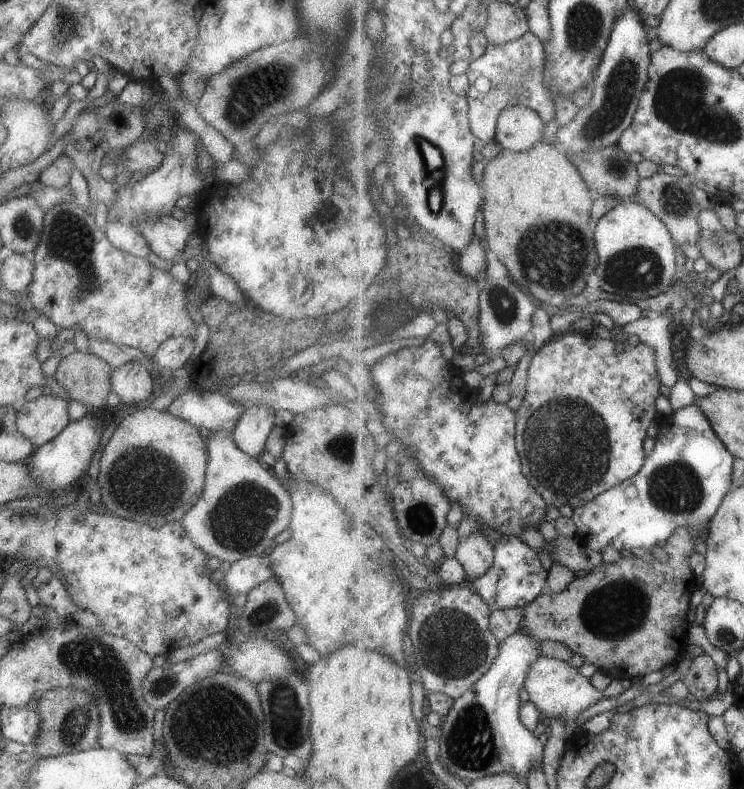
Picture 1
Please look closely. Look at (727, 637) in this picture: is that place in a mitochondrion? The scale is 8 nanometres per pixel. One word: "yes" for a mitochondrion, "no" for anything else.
yes

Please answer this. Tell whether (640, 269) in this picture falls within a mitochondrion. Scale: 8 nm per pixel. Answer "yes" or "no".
yes

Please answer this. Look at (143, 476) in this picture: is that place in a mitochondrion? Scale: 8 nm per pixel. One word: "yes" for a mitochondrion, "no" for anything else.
yes

